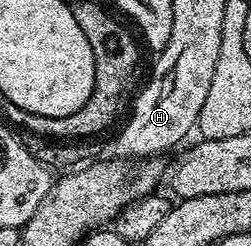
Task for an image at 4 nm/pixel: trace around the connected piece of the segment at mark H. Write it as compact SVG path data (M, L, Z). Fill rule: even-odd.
M156 76L156 80L148 80L144 90L139 94L132 114L121 130L116 148L127 158L141 160L164 154L164 151L182 141L190 130L198 123L199 114L210 89L208 80L212 76L202 76L202 86L166 86L166 76Z

